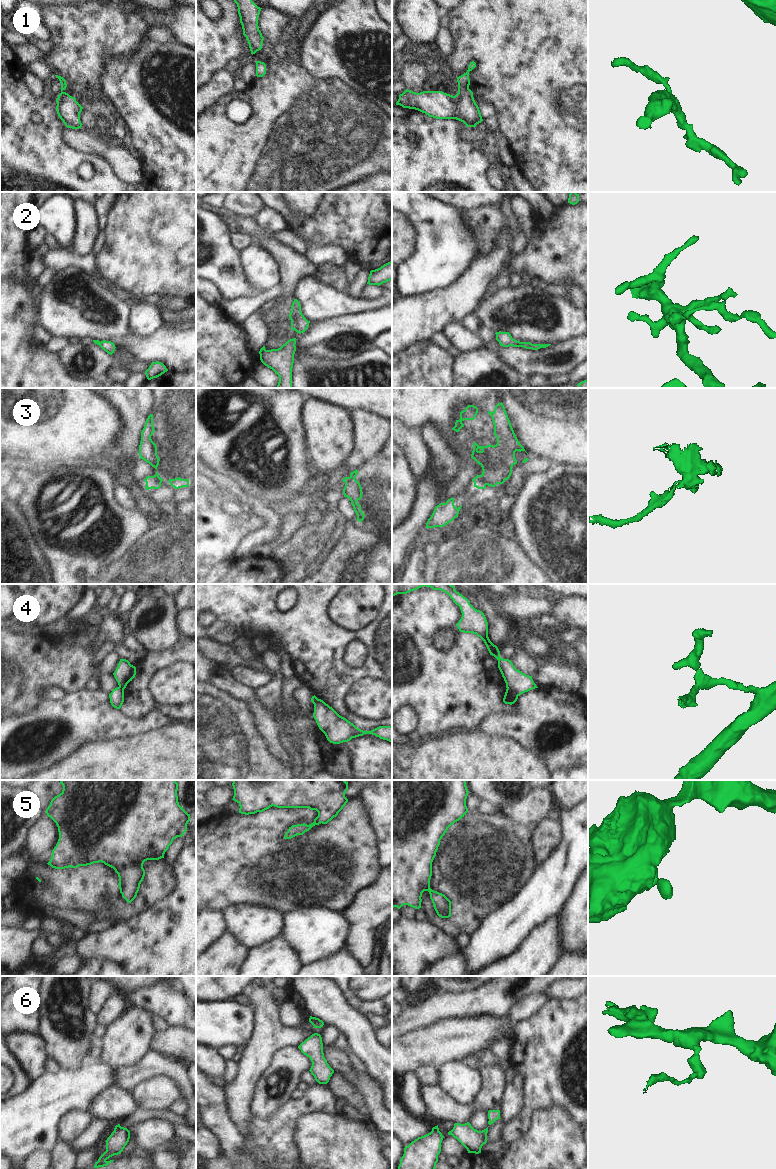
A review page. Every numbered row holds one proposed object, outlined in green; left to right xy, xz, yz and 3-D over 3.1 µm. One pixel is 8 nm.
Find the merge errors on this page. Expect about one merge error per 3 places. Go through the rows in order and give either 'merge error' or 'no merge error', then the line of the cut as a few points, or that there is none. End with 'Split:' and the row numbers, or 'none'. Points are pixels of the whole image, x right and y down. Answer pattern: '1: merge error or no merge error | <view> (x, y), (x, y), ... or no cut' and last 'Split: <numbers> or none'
1: no merge error | no cut
2: no merge error | no cut
3: merge error | xz (354, 477), (345, 482)
4: merge error | yz (507, 688), (518, 695)
5: no merge error | no cut
6: no merge error | no cut
Split: 3, 4

